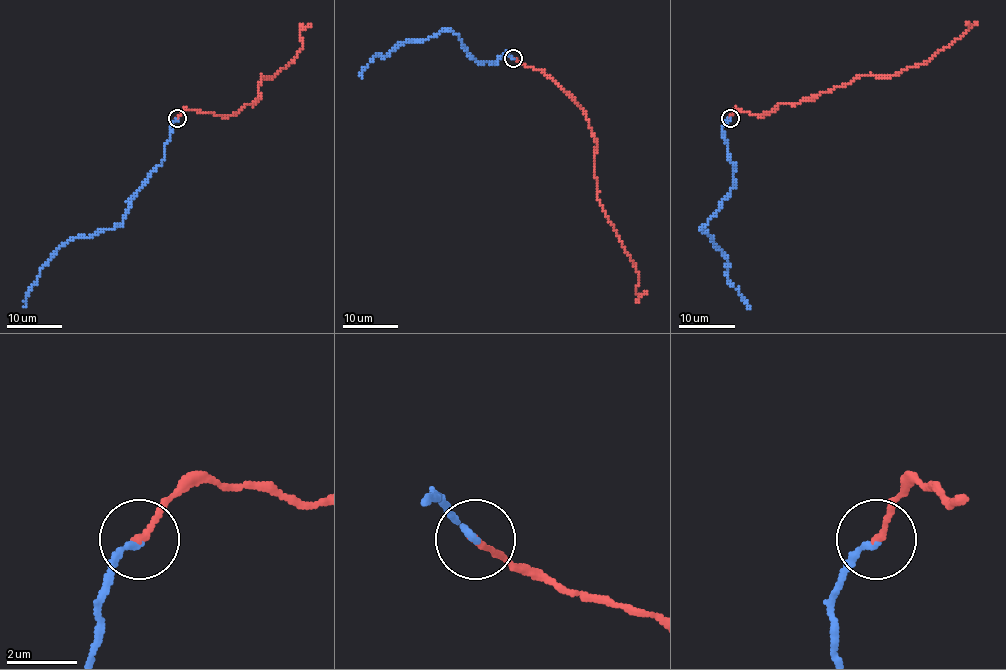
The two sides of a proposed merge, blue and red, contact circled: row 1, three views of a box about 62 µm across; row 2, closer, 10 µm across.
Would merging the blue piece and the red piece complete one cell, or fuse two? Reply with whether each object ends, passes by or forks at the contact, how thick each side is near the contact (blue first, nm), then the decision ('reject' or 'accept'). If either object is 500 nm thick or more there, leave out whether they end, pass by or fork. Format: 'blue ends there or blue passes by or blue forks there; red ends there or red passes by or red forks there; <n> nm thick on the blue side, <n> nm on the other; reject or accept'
blue ends there; red ends there; 180 nm thick on the blue side, 170 nm on the other; accept

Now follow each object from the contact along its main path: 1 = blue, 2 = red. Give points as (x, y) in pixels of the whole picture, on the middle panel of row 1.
1: (513, 58), (506, 51), (497, 62), (479, 62), (459, 36), (443, 29), (375, 55), (358, 76)
2: (513, 58), (542, 70), (582, 109), (596, 144), (596, 195), (638, 274), (636, 293), (646, 292)

